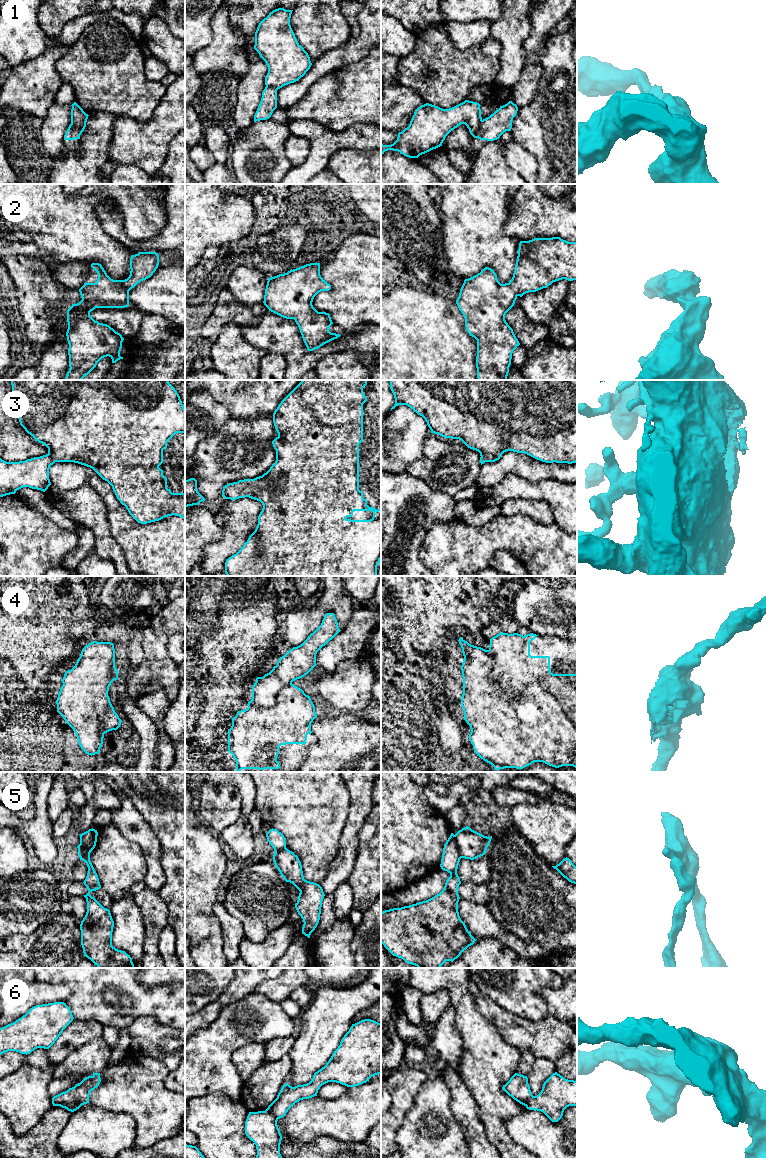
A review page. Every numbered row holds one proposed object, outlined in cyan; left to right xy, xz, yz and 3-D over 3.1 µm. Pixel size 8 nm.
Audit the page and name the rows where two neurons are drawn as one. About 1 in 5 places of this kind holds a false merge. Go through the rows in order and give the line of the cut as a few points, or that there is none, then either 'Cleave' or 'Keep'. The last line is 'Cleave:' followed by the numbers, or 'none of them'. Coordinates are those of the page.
1: Split along yz (482, 120), (477, 132), (473, 136). Cleave
2: No split. Keep
3: No split. Keep
4: No split. Keep
5: Split along yz (454, 835), (457, 850), (461, 857). Cleave
6: Split along xy (66, 1091), (81, 1105). Cleave
Cleave: 1, 5, 6

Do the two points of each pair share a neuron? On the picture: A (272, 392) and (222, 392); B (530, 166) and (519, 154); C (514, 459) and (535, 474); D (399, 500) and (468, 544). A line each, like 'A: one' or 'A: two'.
A: one
B: one
C: one
D: two

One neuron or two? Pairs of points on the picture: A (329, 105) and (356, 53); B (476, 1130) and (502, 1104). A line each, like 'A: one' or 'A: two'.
A: two
B: two

